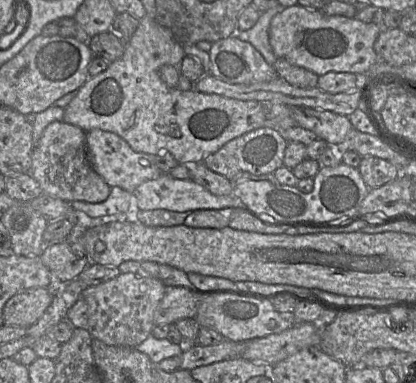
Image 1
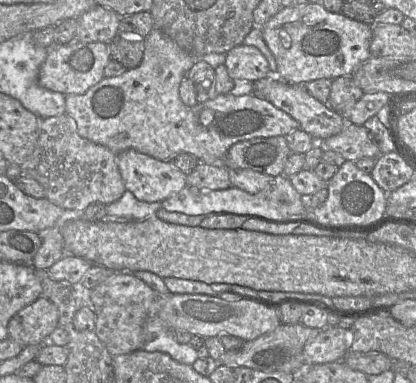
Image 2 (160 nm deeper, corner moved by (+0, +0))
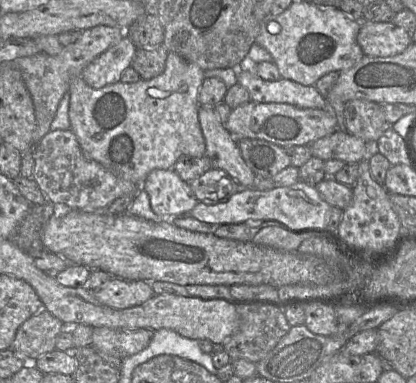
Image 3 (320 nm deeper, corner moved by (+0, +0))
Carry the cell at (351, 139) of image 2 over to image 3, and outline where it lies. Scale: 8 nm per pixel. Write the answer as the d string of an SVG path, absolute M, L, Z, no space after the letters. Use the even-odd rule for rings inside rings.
M345 130L322 137L310 143L311 155L323 161L338 159L346 164L359 163L365 156L367 141Z

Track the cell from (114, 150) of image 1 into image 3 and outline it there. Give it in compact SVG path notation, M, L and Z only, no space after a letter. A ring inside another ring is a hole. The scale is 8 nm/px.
M155 169L141 184L147 192L150 206L161 218L183 216L198 204L190 184L182 180L174 169Z

